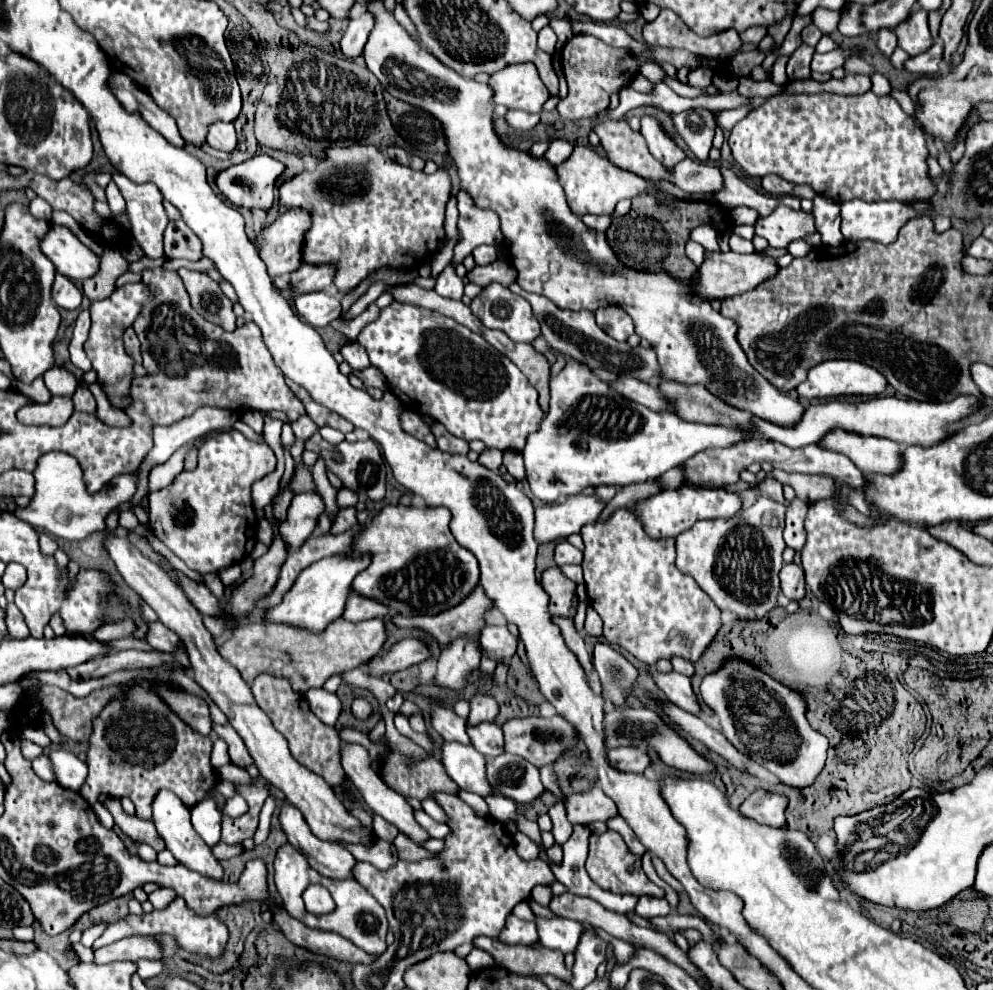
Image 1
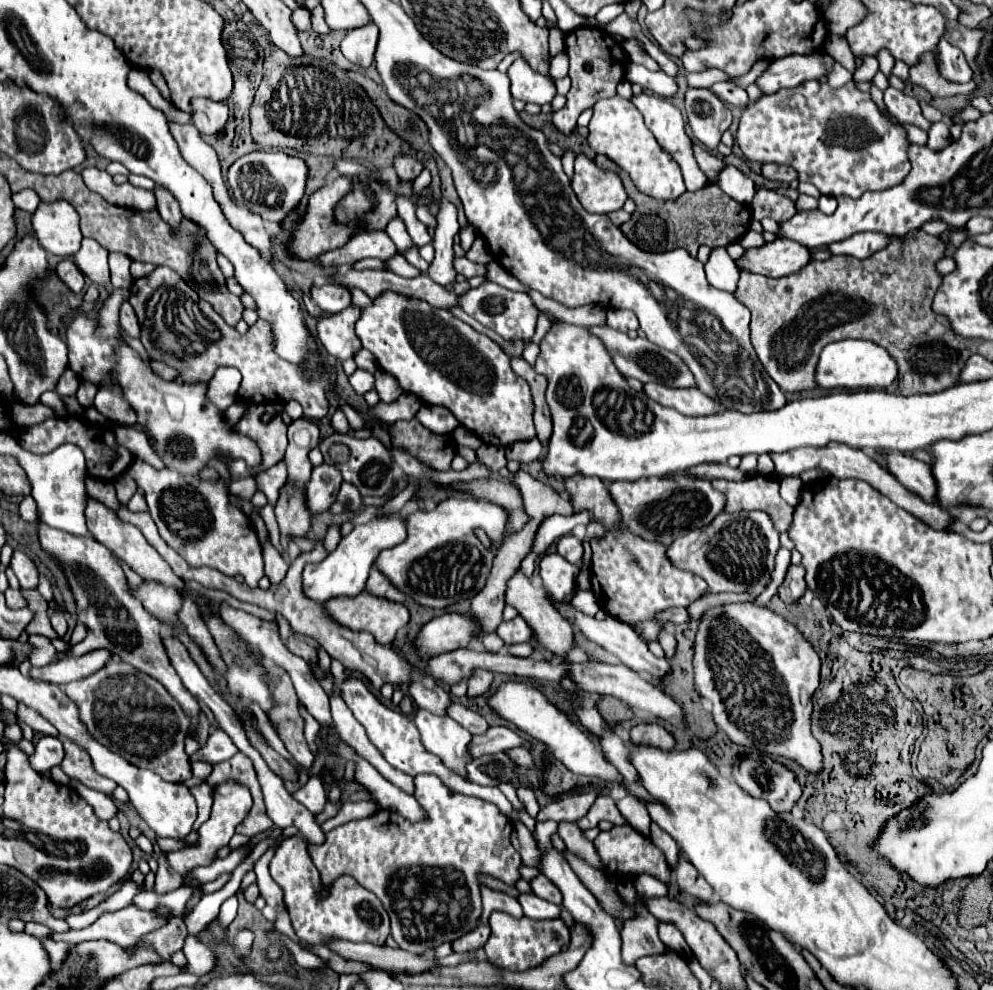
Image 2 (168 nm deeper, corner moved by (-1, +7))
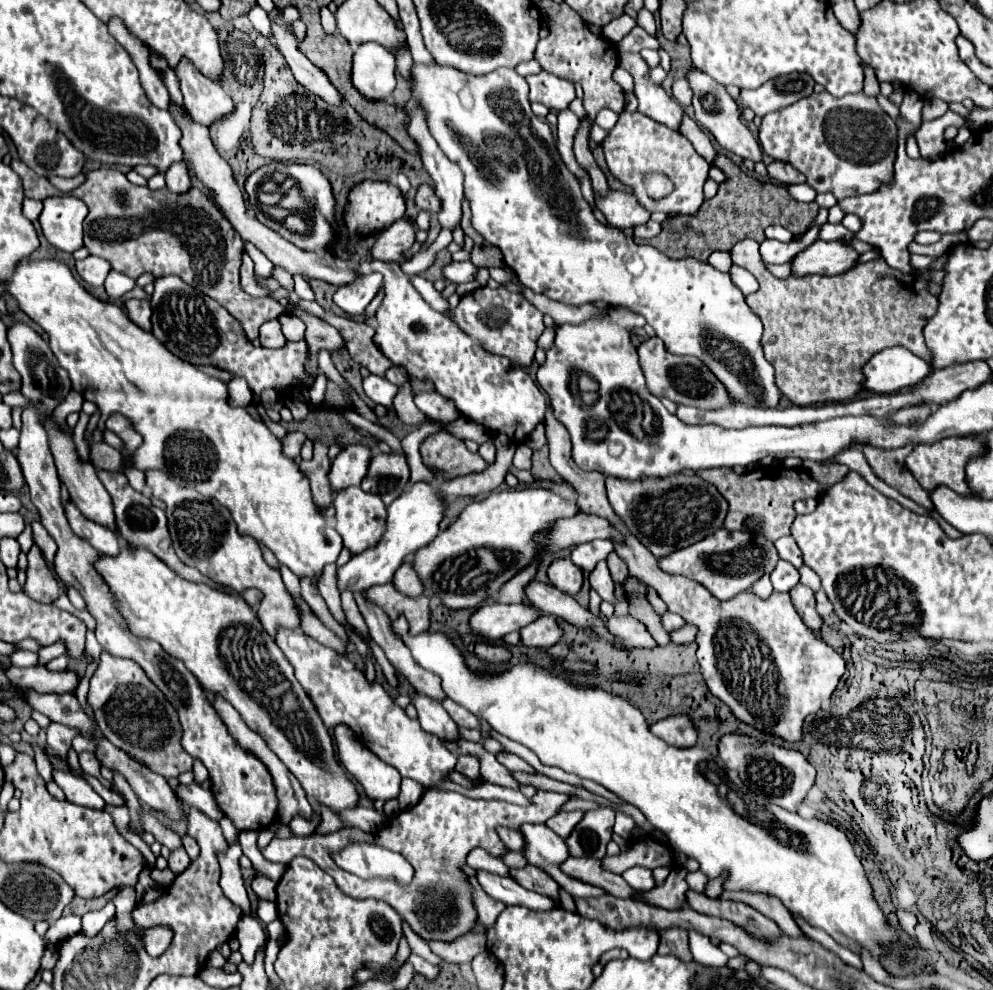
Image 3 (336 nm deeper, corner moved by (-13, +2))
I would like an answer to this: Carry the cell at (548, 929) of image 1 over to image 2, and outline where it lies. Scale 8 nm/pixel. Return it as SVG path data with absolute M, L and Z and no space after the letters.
M520 895L518 901L524 909L524 915L530 919L560 919L560 907L536 895Z

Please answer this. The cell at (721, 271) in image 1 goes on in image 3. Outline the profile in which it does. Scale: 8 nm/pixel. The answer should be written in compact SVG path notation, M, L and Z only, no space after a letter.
M816 240L804 252L800 252L792 260L792 274L806 276L806 274L822 274L822 276L836 276L838 272L848 272L848 268L858 264L858 252L844 242L824 242Z

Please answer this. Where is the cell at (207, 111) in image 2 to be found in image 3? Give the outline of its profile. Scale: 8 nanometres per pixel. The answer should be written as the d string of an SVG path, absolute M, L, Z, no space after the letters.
M180 60L180 64L174 68L174 74L180 84L184 108L196 122L210 126L214 120L234 110L232 98L220 88L218 80L196 72L190 60Z

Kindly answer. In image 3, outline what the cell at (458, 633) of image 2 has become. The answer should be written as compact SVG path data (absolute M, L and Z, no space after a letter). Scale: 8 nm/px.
M486 604L472 614L470 626L478 636L498 640L508 632L520 630L534 622L540 614L542 612L538 608L526 604Z

